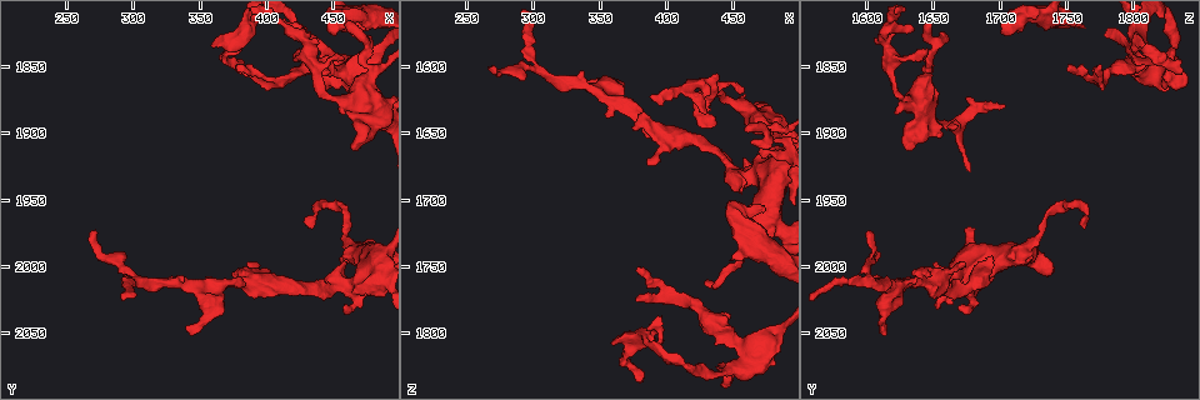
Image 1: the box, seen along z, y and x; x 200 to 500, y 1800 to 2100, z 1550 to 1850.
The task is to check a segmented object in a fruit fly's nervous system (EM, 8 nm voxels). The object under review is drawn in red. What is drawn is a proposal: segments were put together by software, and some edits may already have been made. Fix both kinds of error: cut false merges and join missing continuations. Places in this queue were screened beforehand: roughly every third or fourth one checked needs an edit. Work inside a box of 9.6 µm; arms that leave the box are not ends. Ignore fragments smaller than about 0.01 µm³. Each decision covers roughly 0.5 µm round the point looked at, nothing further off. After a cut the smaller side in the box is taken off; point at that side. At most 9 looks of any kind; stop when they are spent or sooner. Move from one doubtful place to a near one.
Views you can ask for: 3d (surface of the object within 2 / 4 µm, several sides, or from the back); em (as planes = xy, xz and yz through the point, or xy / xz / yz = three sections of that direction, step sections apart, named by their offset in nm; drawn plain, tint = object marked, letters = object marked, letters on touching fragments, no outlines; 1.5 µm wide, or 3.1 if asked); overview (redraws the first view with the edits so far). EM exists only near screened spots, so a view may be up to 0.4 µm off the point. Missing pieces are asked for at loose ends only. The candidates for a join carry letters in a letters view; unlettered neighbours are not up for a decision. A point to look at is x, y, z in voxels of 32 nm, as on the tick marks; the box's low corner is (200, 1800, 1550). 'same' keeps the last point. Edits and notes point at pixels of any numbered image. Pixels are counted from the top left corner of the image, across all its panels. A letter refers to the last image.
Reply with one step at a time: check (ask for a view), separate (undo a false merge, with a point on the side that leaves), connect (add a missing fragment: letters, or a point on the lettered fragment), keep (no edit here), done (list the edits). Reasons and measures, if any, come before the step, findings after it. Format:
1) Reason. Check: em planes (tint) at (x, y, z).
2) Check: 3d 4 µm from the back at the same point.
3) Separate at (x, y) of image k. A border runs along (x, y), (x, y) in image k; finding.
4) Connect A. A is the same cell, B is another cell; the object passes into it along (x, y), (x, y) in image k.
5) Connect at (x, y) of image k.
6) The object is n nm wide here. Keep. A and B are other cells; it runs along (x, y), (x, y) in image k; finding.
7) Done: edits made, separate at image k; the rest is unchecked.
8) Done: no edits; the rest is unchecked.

Free end. Check: 3d 2 µm at (358, 1832, 1806).

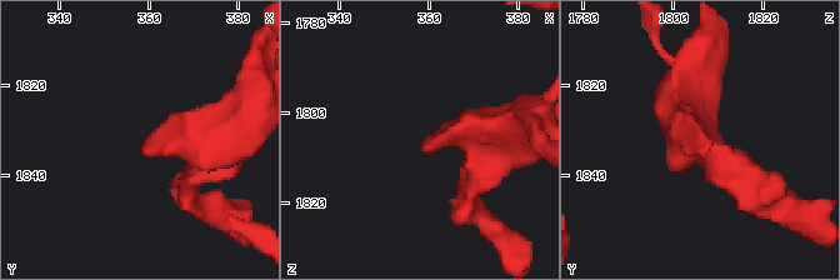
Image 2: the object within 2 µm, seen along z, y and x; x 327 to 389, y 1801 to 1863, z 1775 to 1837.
Need the tissue. Check: em yz step 4 (letters) at (358, 1834, 1808).

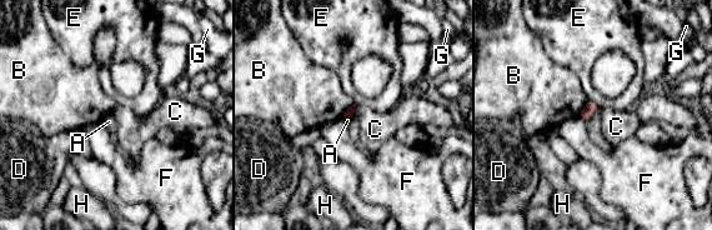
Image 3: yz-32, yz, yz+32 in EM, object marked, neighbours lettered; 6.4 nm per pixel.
Check: em planes (letters) at the same point.

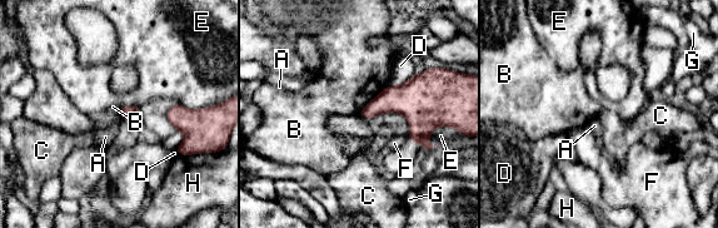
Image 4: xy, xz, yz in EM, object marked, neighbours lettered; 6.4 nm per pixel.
Keep. A, B, C, D, E, F, G and H are other cells; a border runs along (120, 109), (124, 117) in image 4; none of them fits.

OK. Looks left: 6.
Thin end. Check: em yz step 8 (letters) at (432, 1972, 1762).

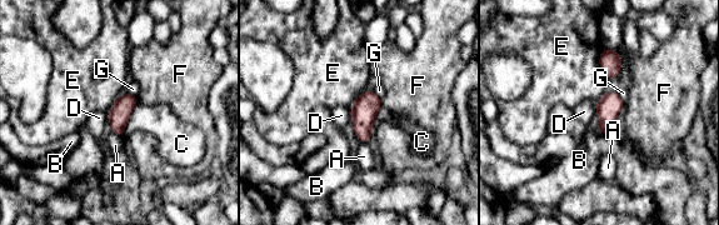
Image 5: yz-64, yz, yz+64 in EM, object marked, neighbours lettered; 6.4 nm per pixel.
The longest contact is with C, 260 nm. Keep. A, B, C, D, E, F and G are other cells; a border runs along (113, 131), (121, 138) in image 5; none of them fits.

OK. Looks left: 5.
Check: em planes (letters) at (340, 2046, 1610).

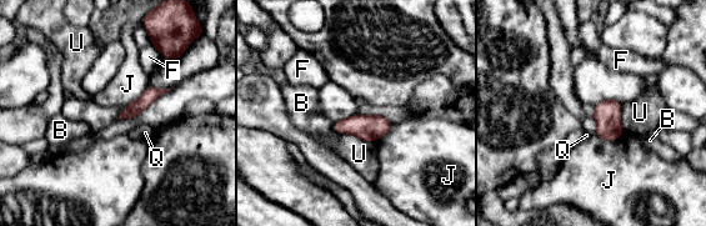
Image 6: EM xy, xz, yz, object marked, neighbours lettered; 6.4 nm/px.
Keep. B, F, J, Q and U are other cells; no lettered fragment goes on from it.

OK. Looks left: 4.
Branch stops here. Check: em xz step 8 (plain) at (470, 1894, 1668).

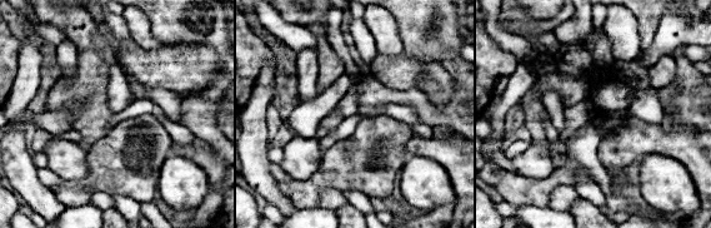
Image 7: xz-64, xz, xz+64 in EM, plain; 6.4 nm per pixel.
Where the object lies. Check: em xz step 8 (tint) at the same point.

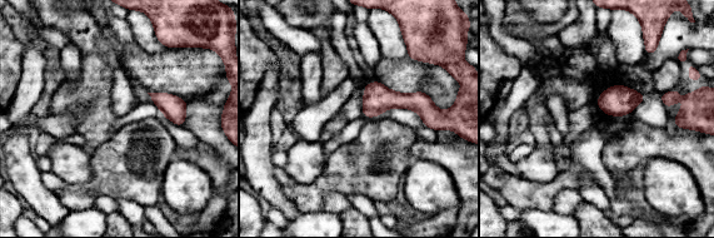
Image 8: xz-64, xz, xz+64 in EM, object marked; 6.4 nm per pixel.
What lies round it. Check: em xz step 8 (letters) at the same point.

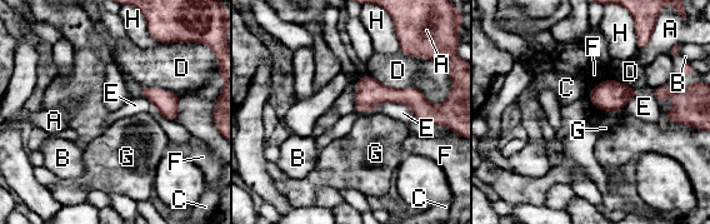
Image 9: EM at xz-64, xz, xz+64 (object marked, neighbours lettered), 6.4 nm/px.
The longest contact is with E, 400 nm. Keep. A, B, C, D, E, F, G and H are other cells; none of them fits.

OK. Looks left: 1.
Done: no edits; the rest is unchecked.

